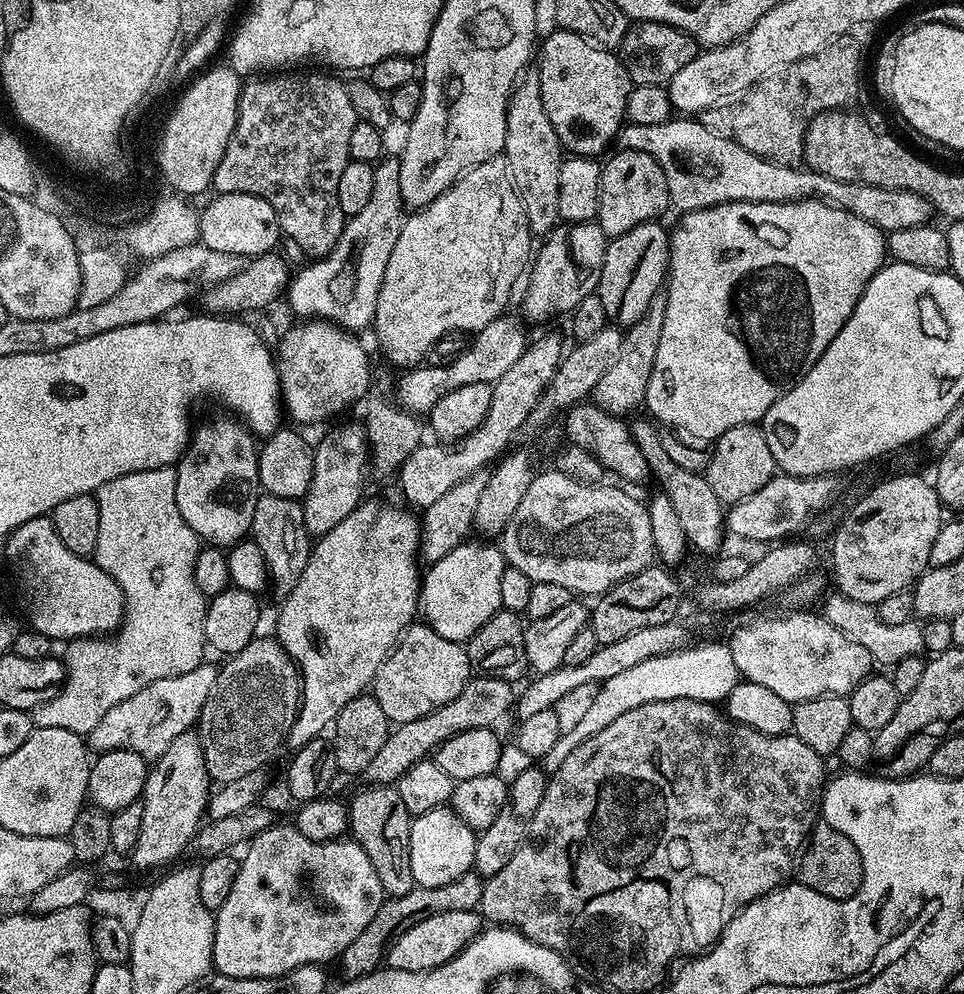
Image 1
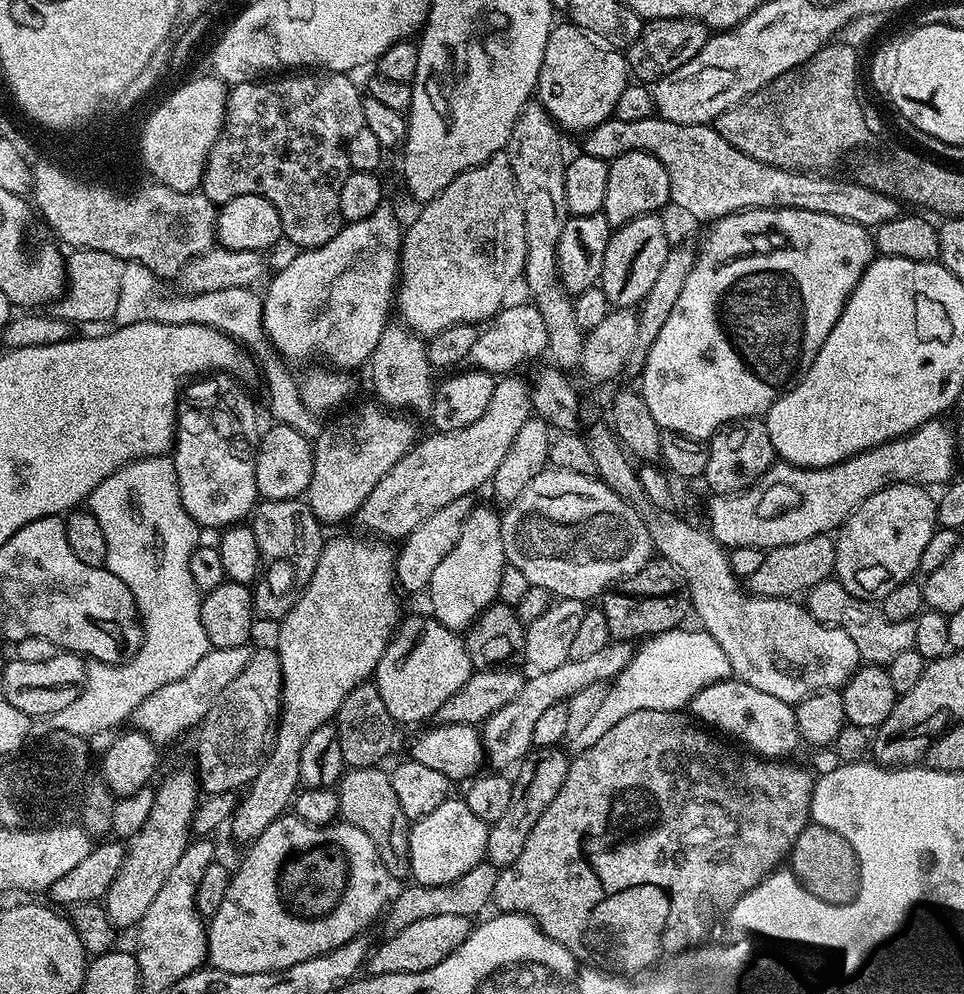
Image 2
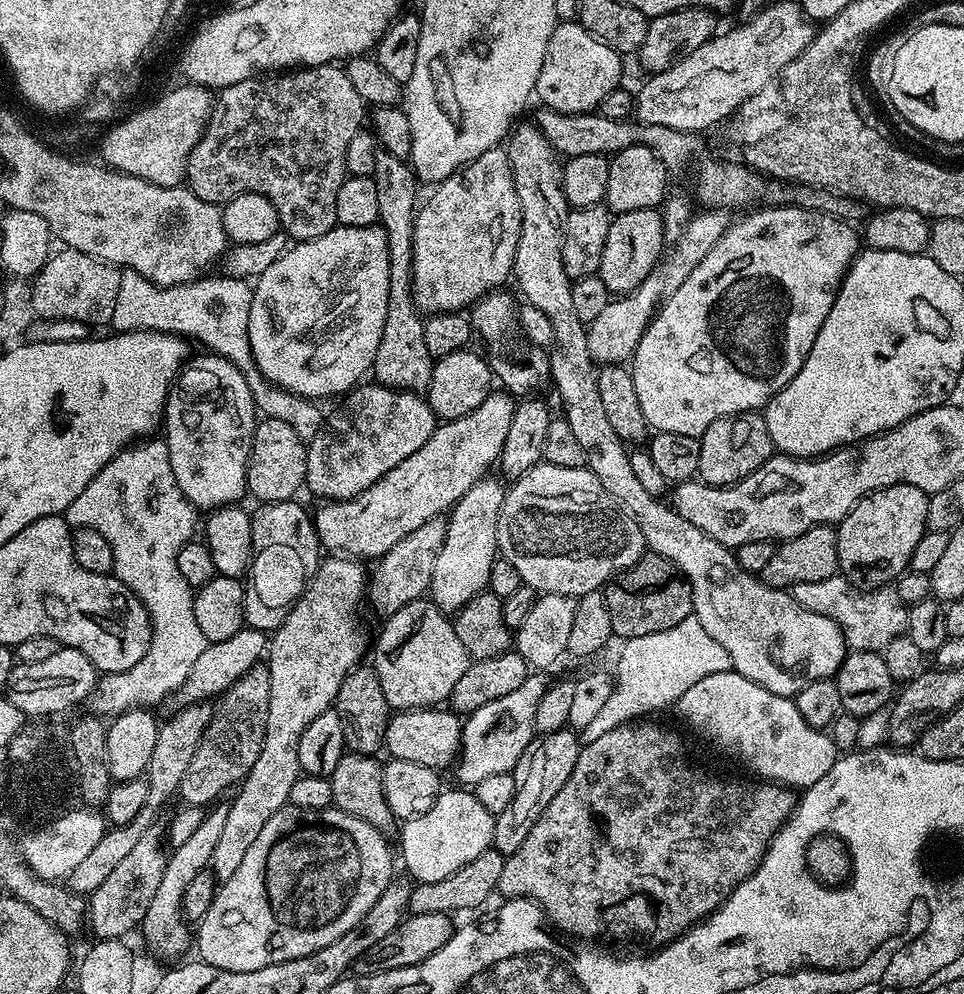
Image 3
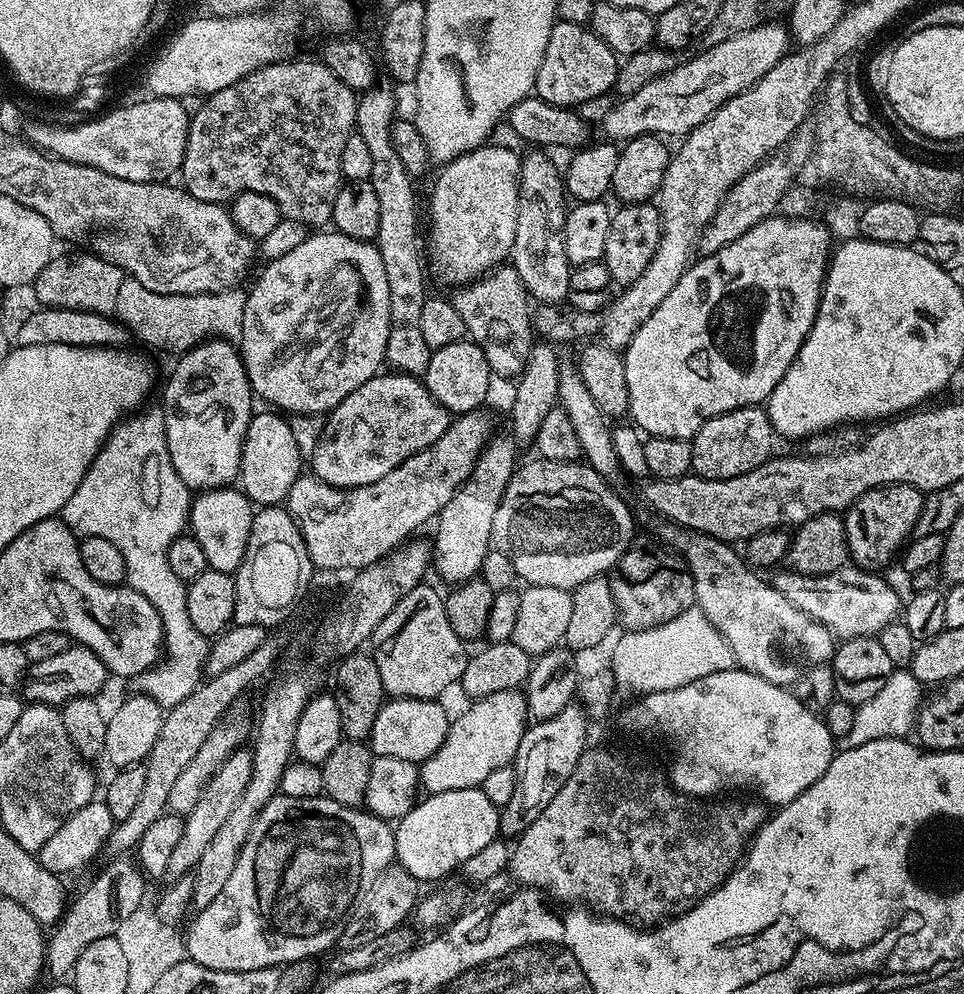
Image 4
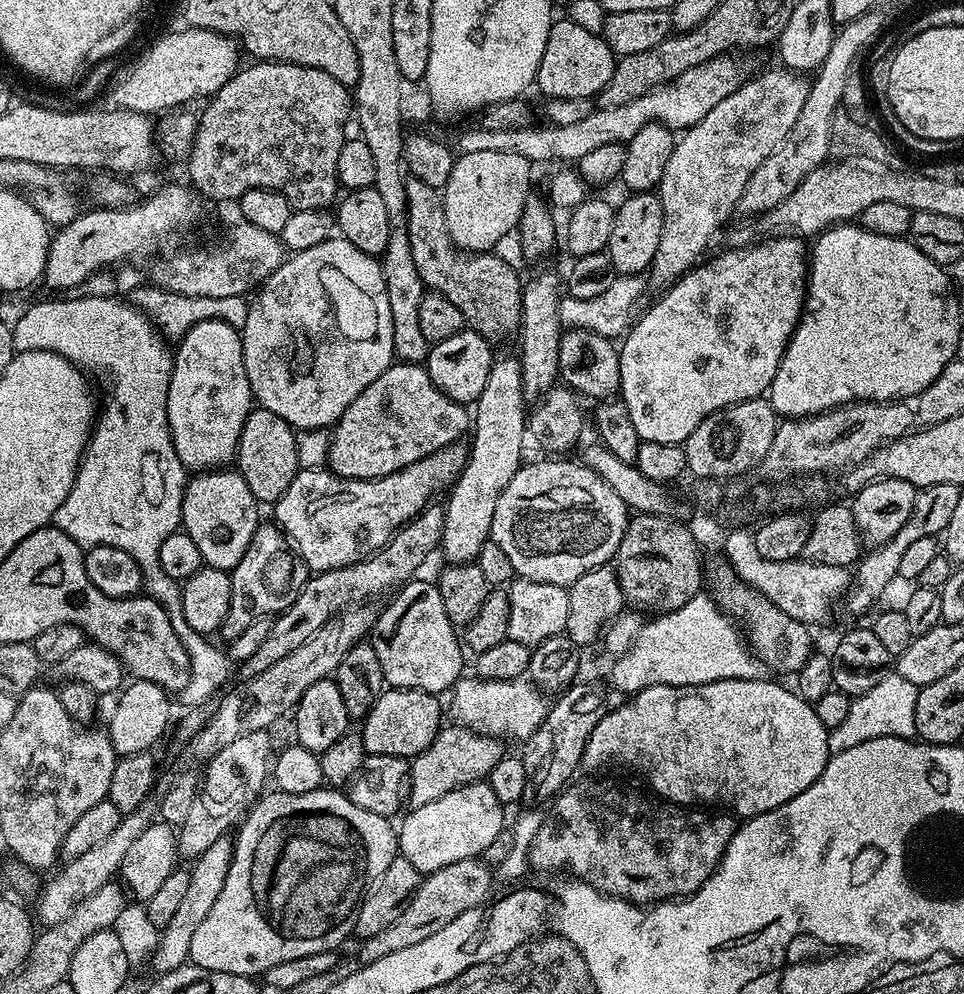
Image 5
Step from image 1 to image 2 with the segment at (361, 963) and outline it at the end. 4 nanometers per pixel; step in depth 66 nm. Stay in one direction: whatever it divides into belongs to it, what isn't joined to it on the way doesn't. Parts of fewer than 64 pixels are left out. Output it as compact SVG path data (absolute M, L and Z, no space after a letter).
M484 860L472 870L468 870L461 878L455 879L454 882L438 886L413 883L402 891L399 889L389 901L384 912L385 933L392 935L398 930L405 929L409 924L418 922L419 919L432 918L439 914L462 914L469 918L476 917L476 914L489 905L497 875L498 870Z

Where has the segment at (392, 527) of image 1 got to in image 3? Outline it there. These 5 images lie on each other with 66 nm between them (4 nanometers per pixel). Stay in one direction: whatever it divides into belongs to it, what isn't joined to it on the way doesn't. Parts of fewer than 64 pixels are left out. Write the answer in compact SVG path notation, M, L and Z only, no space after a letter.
M329 555L321 559L320 566L315 576L308 581L308 586L300 596L290 614L280 623L279 628L271 633L270 643L266 649L266 667L270 674L270 698L266 710L266 730L262 738L262 746L258 750L258 759L254 766L244 775L235 789L236 797L232 804L227 805L228 813L226 822L222 825L222 835L214 845L214 854L210 871L217 881L228 880L238 870L246 850L250 850L254 838L278 814L278 810L288 803L290 786L301 776L300 763L298 762L298 742L302 738L302 730L318 718L328 708L336 703L336 695L344 681L344 675L365 659L364 632L360 629L360 603L366 600L366 570L365 565L355 558L347 556Z

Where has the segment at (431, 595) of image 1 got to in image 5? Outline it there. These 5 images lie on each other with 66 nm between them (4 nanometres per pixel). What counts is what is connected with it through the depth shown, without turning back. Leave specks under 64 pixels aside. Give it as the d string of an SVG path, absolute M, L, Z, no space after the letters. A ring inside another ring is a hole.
M515 355L493 359L486 390L474 405L474 427L471 429L468 461L462 474L452 485L448 504L443 505L444 525L439 547L444 550L448 564L475 561L480 548L492 535L494 506L502 498L502 490L510 486L510 478L522 467L520 455L526 440L526 401L522 394L522 370ZM476 411L476 412L475 412ZM476 428L476 429L475 429Z

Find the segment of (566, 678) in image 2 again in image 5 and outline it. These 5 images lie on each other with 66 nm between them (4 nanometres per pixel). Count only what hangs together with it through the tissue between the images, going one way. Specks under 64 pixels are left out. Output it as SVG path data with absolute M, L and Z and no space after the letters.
M441 727L434 742L411 757L406 800L412 808L426 806L426 802L434 802L434 798L442 798L442 794L450 794L450 790L458 790L464 784L483 781L501 758L502 744L495 735L471 728L451 727Z

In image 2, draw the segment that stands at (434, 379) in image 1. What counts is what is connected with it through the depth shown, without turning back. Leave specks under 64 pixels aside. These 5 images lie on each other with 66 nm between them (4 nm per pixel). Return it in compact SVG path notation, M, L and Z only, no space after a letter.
M530 302L524 304L505 303L504 307L487 321L484 333L477 335L468 348L467 363L483 372L510 374L519 364L532 360L535 356L544 356L548 350L546 326L542 314Z

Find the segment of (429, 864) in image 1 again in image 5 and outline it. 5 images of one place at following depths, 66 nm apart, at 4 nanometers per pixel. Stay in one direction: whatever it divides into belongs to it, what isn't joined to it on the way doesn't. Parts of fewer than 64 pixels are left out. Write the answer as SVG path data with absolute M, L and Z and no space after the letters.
M487 782L464 784L426 806L409 811L409 816L398 824L398 852L421 872L427 874L442 870L454 862L483 857L486 846L494 841L498 832L506 828L505 805L501 804Z

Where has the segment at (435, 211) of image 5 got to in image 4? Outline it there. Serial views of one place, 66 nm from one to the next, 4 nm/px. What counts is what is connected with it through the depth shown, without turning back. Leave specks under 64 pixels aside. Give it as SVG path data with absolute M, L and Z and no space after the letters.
M497 266L483 276L459 285L453 292L456 293L451 293L450 299L462 322L466 322L467 339L473 340L482 354L486 354L493 377L519 377L530 358L534 343L533 309L528 308L530 297L522 286L522 278L518 278L511 266Z

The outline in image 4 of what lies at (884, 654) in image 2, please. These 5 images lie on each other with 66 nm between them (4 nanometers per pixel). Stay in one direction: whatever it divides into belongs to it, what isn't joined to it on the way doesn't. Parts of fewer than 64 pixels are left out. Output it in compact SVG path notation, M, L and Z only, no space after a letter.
M847 567L821 576L783 571L777 571L777 576L771 577L772 587L778 590L778 594L782 594L782 598L786 598L786 602L792 602L802 614L826 626L833 637L840 640L863 636L879 637L883 628L893 624L901 615L902 596L900 600L899 594L880 577L880 574L860 574L857 580L848 580Z

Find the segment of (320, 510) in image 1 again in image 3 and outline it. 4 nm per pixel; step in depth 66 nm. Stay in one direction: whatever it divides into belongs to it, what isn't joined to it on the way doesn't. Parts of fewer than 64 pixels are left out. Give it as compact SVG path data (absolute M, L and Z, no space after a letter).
M368 383L347 393L342 404L327 413L315 438L307 441L304 483L307 491L321 496L321 501L353 500L362 490L374 486L378 478L394 470L402 458L410 458L414 450L426 446L436 429L436 415L423 395Z

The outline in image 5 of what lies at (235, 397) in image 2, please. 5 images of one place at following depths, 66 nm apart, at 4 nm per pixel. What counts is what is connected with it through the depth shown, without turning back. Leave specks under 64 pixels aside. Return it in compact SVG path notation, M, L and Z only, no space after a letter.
M208 320L198 322L183 337L178 340L180 349L175 349L174 363L172 365L172 377L168 383L168 393L166 394L166 414L168 415L168 425L172 435L172 451L178 454L181 465L188 470L220 470L225 466L231 465L236 458L236 447L242 434L242 426L246 422L248 413L254 407L254 397L250 378L246 378L246 366L244 365L244 351L240 341L240 332L234 325L228 325L224 320Z

